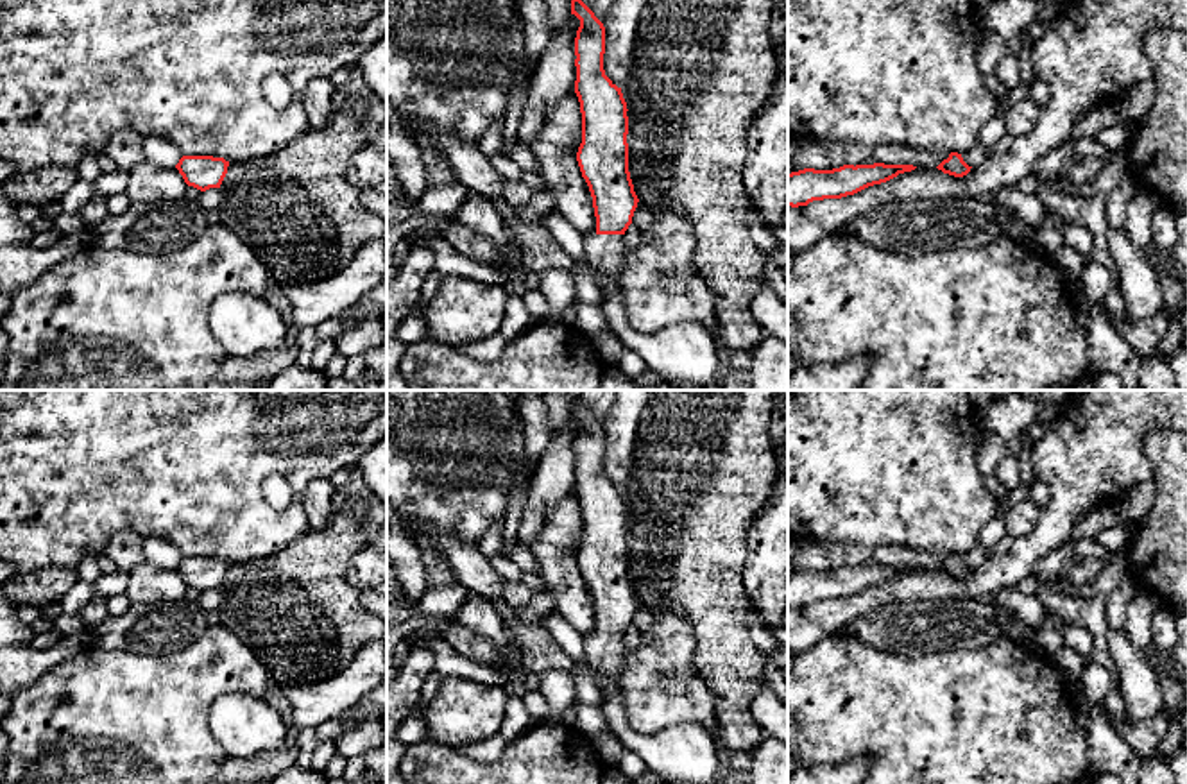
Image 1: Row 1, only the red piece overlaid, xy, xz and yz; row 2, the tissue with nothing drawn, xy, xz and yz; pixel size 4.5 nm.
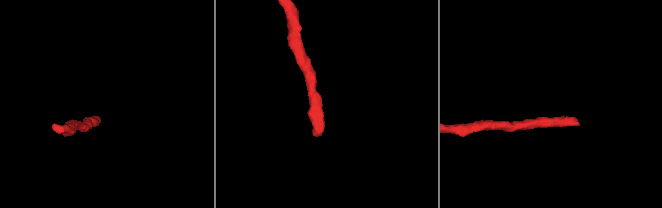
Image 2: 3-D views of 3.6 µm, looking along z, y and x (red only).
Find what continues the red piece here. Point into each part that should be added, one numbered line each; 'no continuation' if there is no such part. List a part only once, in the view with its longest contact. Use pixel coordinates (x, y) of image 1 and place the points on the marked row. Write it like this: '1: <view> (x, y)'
1: xz (604, 253)

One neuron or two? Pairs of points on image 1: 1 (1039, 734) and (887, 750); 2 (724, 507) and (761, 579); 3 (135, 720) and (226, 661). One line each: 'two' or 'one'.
1: one
2: two
3: one

